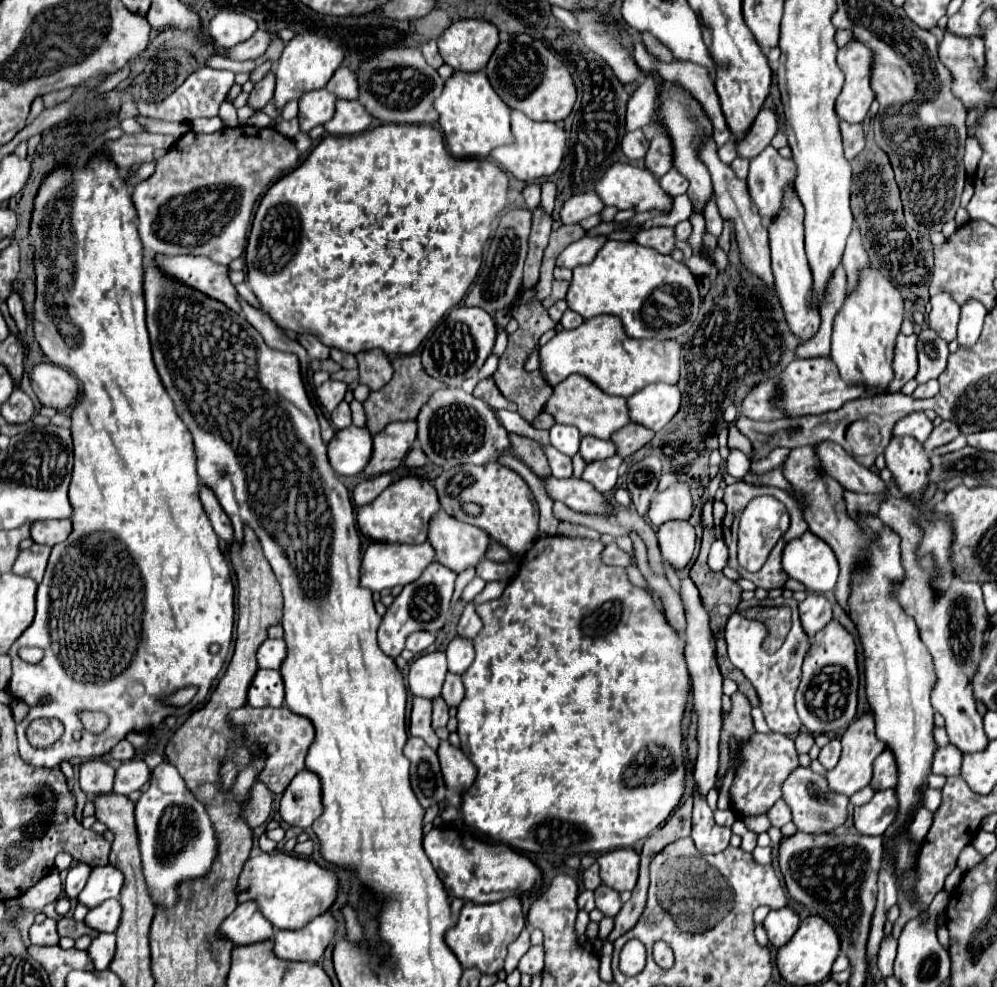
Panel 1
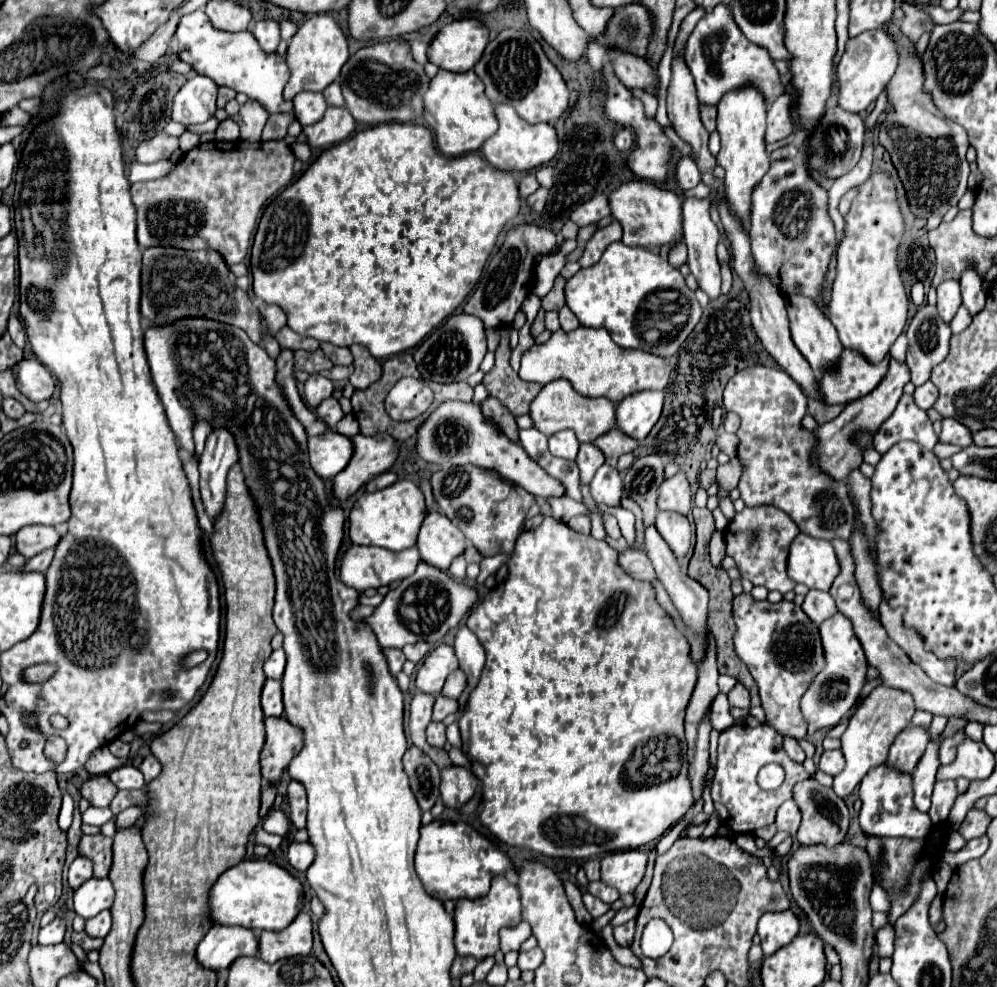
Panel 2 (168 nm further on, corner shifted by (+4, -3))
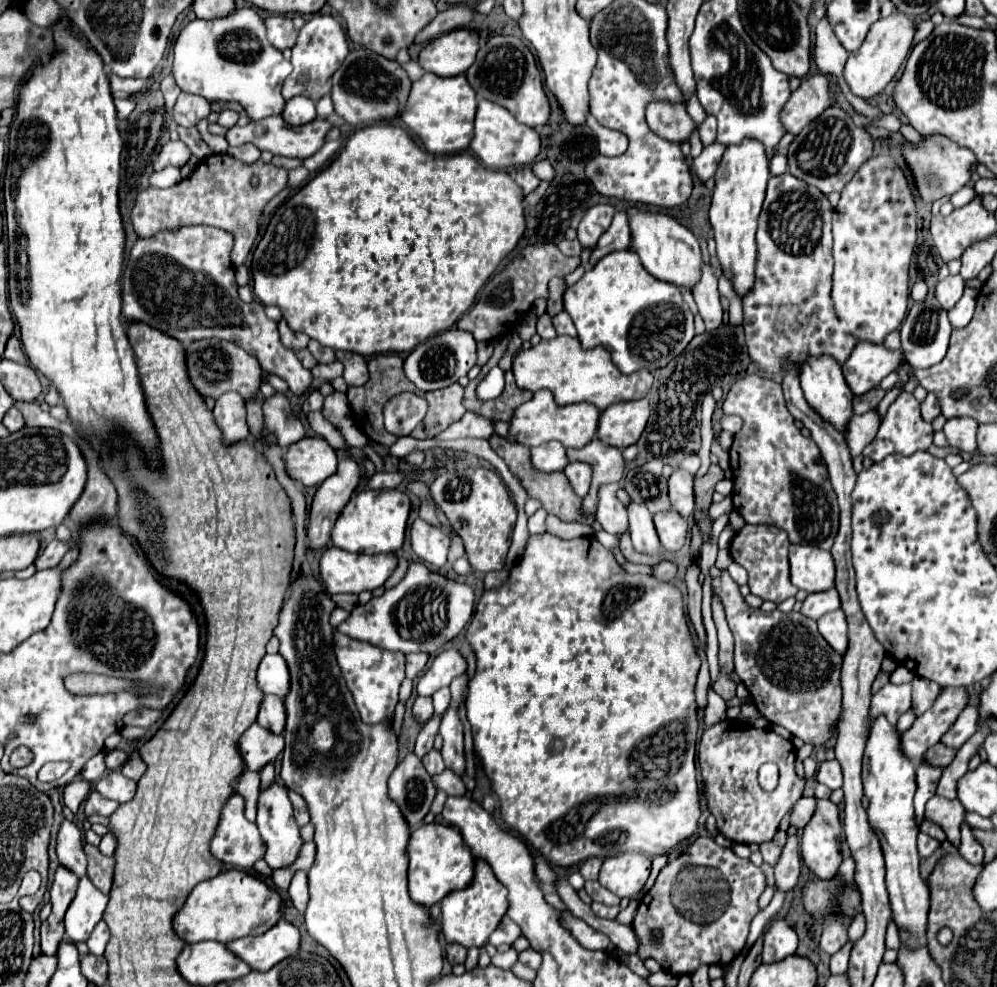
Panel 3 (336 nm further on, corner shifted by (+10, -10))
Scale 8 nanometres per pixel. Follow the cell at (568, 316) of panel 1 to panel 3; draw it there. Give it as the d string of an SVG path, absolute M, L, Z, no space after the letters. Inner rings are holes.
M561 311L557 317L553 317L553 325L557 329L557 335L569 335L569 337L577 337L577 331L575 331L575 325L571 321L571 317Z

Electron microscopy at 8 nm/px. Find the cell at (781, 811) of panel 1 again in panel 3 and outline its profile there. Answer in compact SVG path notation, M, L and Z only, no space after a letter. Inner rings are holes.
M801 797L791 811L789 817L789 825L795 829L805 827L805 823L809 821L809 815L813 815L813 807L815 807L815 797Z

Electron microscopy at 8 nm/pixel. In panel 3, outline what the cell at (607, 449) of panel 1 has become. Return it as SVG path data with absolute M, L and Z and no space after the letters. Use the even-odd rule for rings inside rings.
M581 461L569 463L565 467L565 475L579 497L583 497L589 491L589 483L591 483L591 467L589 465L585 465Z

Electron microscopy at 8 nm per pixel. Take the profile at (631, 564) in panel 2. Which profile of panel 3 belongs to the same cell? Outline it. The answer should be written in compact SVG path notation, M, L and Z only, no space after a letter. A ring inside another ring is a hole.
M661 561L661 563L651 565L651 567L653 567L653 573L651 575L655 579L661 579L661 581L671 581L675 577L675 571L677 571L675 563L671 563L671 561Z

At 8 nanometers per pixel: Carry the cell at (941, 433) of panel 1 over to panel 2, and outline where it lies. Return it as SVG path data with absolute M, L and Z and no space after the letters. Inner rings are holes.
M945 418L943 420L943 432L941 432L939 440L949 442L949 444L957 444L957 446L971 446L973 444L973 432L969 428L965 428L963 424L955 422L953 418Z

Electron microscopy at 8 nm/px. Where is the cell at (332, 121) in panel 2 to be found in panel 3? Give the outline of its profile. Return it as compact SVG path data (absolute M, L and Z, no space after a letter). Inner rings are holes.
M273 115L273 117L266 117L259 121L251 121L245 127L231 127L227 131L227 143L229 145L241 145L241 143L254 143L255 146L261 151L271 151L273 155L285 155L285 157L299 157L299 159L305 159L305 157L311 157L315 155L323 145L325 145L325 139L327 139L327 133L335 127L333 121L329 119L321 119L317 117L315 121L311 123L305 123L303 127L291 127L283 121L281 115Z

